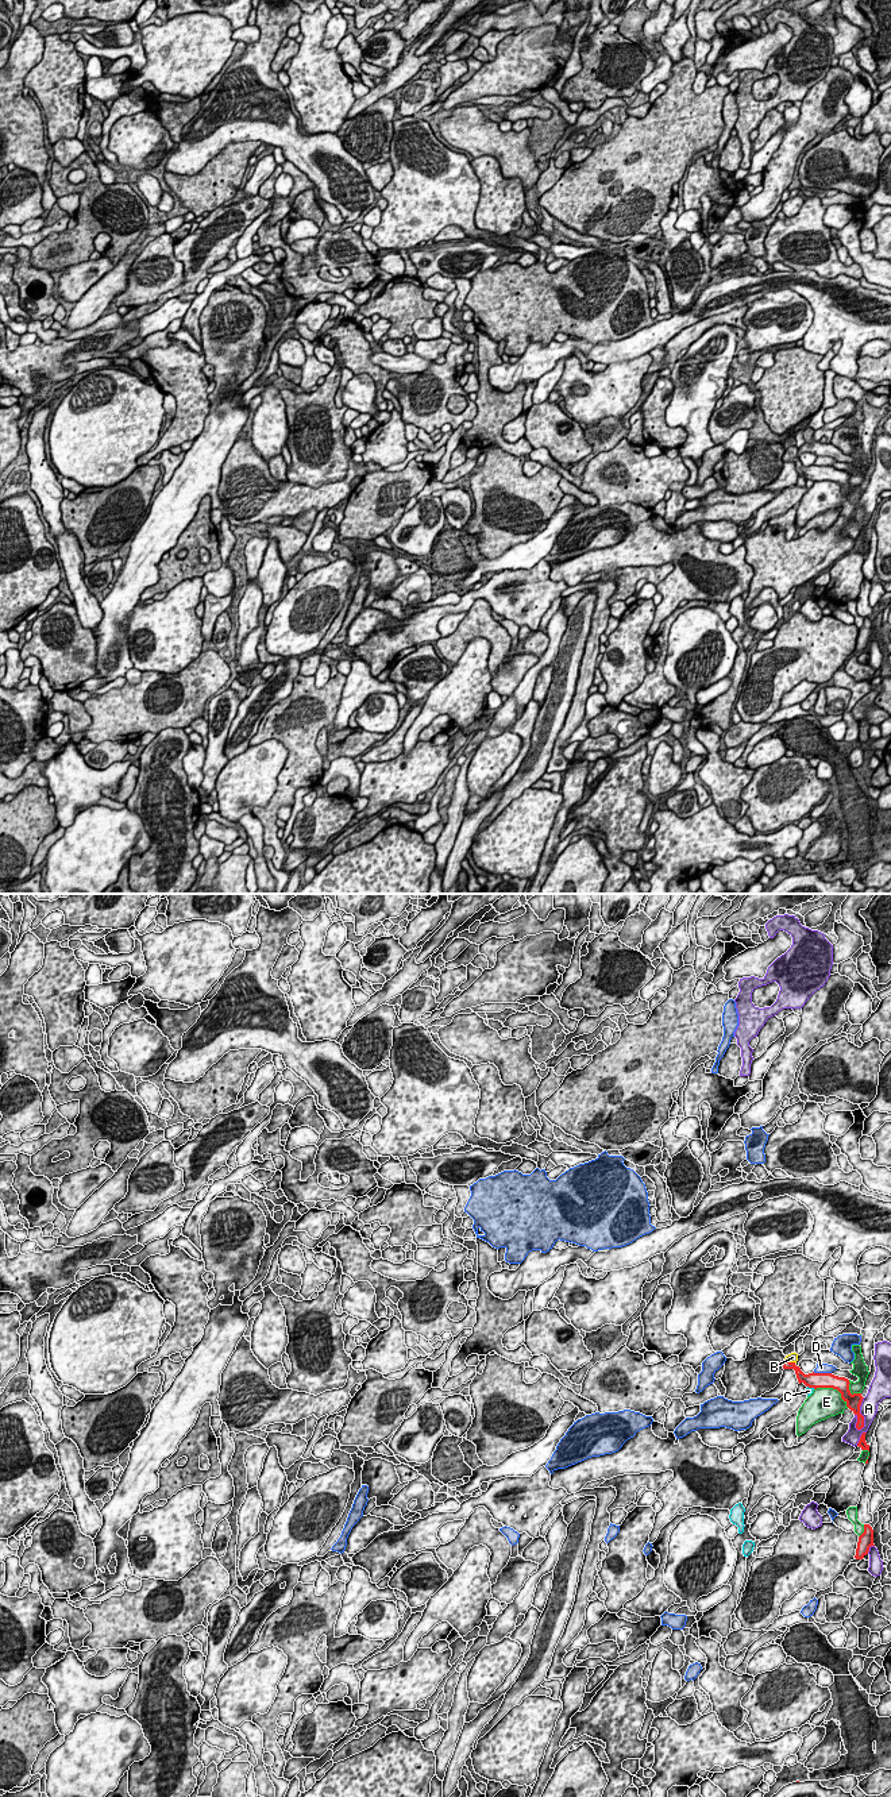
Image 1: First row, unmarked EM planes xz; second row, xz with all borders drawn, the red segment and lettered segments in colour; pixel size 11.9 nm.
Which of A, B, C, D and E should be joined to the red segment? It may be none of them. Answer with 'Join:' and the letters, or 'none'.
Join: B

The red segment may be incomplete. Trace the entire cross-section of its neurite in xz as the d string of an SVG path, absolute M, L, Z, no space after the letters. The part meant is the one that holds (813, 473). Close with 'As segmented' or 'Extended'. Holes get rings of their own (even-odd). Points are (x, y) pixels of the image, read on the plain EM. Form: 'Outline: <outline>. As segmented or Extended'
Outline: M791 446L786 448L783 455L783 462L794 462L798 475L803 475L809 481L833 481L841 486L841 491L846 495L846 500L857 509L856 521L861 522L864 520L864 509L860 506L860 498L863 494L861 486L850 486L849 473L845 470L838 470L832 466L809 466L805 467L799 459L796 459L798 447Z. Extended

